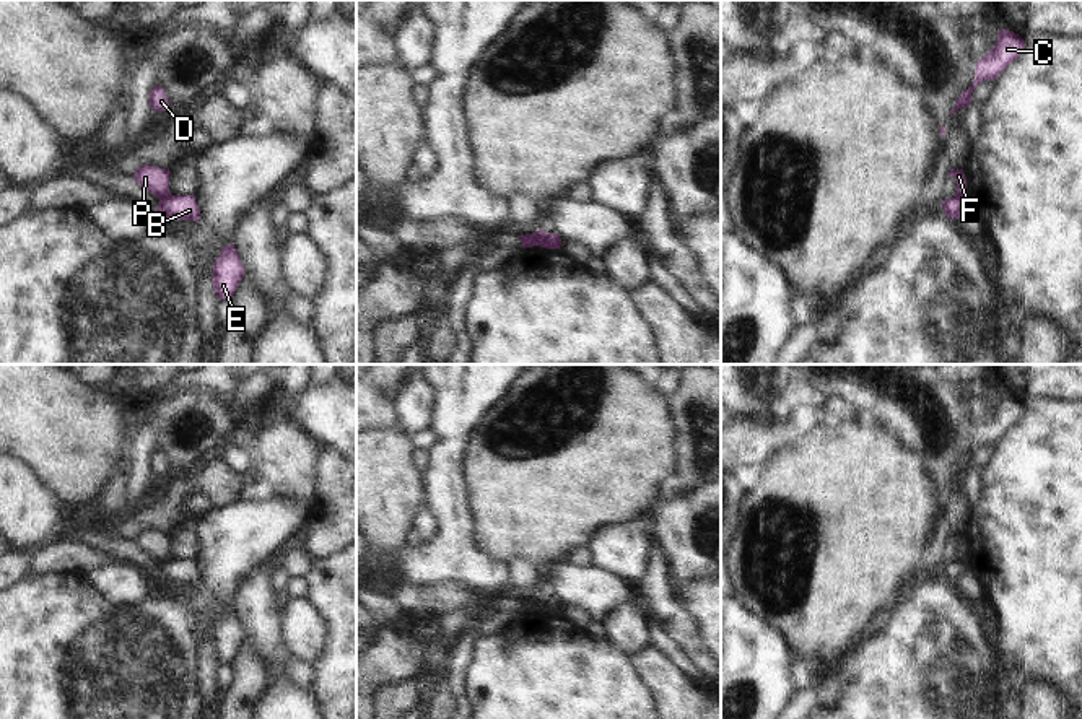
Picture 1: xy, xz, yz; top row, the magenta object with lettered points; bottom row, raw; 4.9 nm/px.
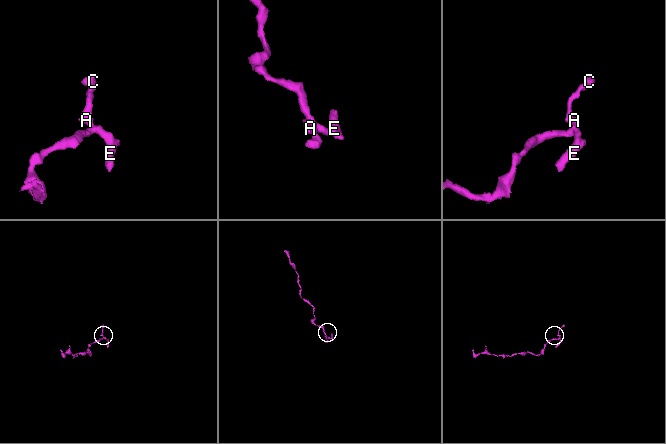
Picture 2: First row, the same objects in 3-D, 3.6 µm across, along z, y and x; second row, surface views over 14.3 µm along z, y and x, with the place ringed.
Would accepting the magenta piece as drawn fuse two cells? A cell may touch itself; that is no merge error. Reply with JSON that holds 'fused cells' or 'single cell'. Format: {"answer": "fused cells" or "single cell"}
{"answer": "fused cells"}

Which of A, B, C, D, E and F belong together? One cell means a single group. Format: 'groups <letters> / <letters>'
groups A C D F / B E

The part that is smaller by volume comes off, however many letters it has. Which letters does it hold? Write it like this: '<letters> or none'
A, C, D, F

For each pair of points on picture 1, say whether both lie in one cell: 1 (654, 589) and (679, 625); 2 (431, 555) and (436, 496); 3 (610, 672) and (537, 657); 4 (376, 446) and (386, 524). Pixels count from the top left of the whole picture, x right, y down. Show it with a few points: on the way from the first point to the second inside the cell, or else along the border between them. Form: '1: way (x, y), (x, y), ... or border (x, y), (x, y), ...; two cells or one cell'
1: way (661, 597), (672, 617); one cell
2: way (445, 540), (445, 511); one cell
3: way (593, 672), (555, 672); one cell
4: way (376, 466), (376, 496), (379, 505); one cell

